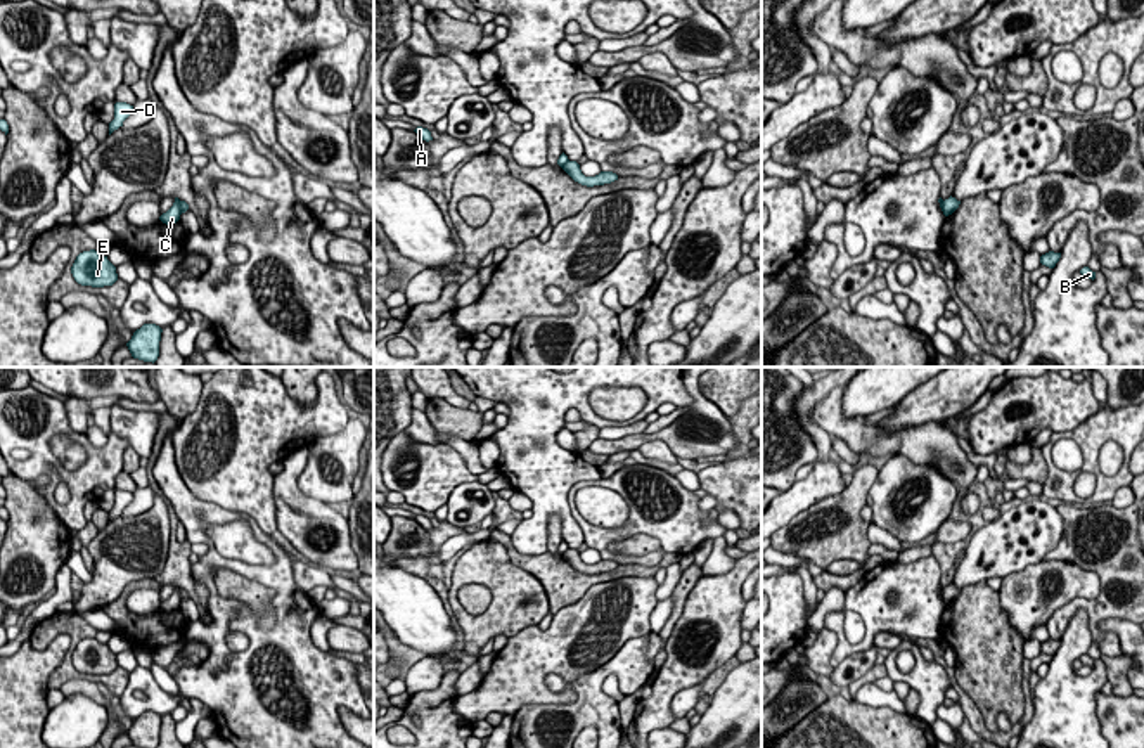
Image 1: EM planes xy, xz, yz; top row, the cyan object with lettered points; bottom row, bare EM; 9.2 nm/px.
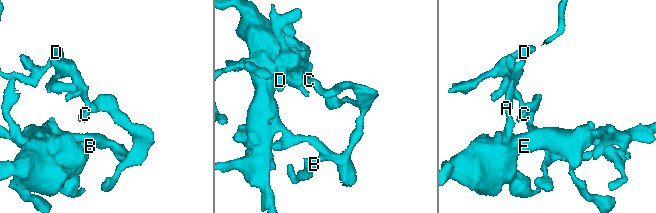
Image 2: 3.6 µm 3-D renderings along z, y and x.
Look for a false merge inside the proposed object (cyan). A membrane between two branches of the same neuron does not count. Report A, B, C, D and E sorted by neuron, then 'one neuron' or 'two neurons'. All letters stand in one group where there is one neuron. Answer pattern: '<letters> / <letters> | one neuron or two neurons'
A B E / C D | two neurons

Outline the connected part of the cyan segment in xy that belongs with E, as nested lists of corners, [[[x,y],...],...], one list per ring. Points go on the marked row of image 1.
[[[95,249],[80,253],[71,274],[78,284],[92,287],[112,286],[118,280],[116,267]]]

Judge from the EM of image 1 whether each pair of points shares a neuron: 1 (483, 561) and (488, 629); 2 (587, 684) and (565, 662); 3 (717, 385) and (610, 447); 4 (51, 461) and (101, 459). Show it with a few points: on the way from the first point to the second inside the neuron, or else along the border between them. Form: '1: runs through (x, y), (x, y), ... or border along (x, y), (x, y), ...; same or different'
1: runs through (501, 579), (501, 612); same
2: border along (613, 655), (570, 684), (572, 702), (549, 703); different
3: border along (698, 385), (698, 390), (727, 416); different
4: runs through (63, 473), (85, 475), (89, 471); same

